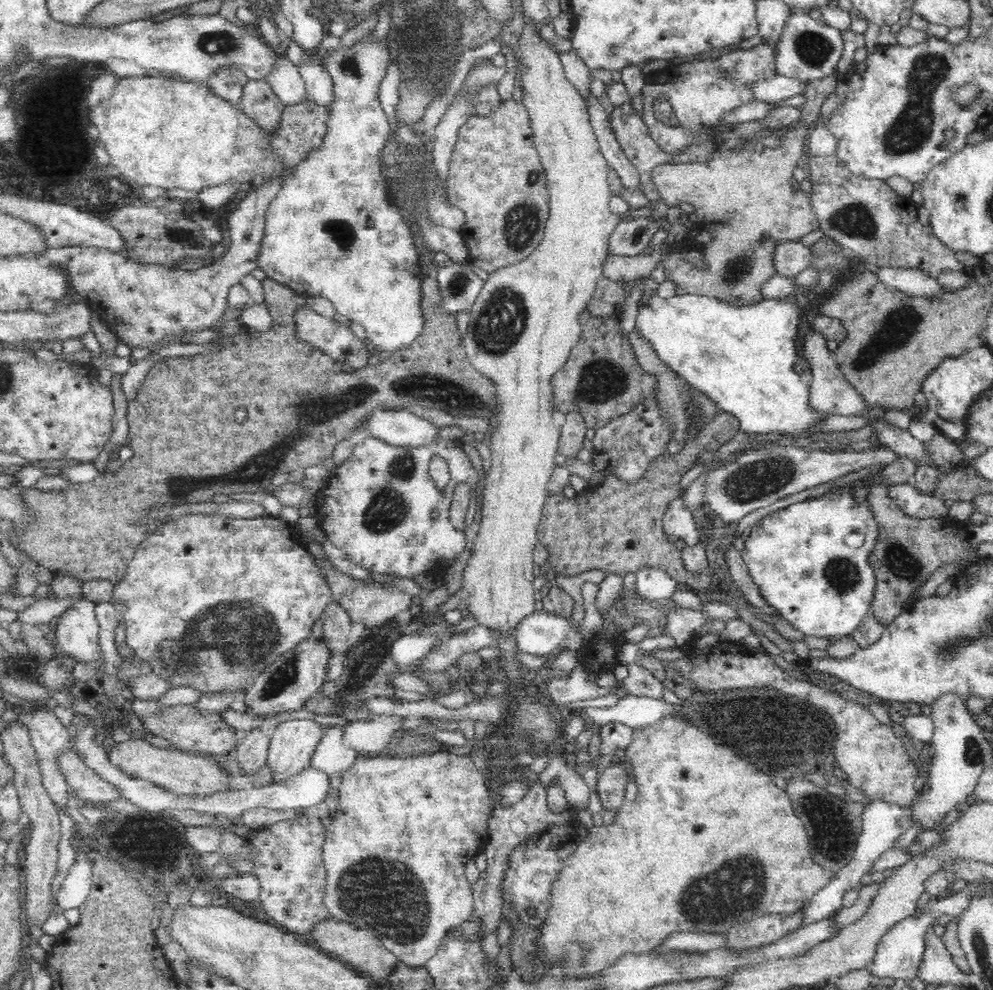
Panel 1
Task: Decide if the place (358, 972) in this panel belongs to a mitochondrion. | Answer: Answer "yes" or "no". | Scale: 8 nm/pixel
no

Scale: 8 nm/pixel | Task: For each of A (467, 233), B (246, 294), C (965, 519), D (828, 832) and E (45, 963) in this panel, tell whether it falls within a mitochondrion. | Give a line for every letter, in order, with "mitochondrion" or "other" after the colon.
A: other
B: other
C: other
D: mitochondrion
E: other

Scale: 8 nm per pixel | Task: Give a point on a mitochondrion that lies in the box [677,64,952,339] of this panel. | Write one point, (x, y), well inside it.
(855, 219)

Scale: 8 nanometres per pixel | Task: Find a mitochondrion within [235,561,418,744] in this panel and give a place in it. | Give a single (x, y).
(282, 677)

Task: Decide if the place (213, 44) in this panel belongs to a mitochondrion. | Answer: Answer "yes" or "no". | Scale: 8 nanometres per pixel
yes

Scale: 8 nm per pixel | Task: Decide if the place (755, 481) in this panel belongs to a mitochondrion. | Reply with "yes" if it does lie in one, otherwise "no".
yes

